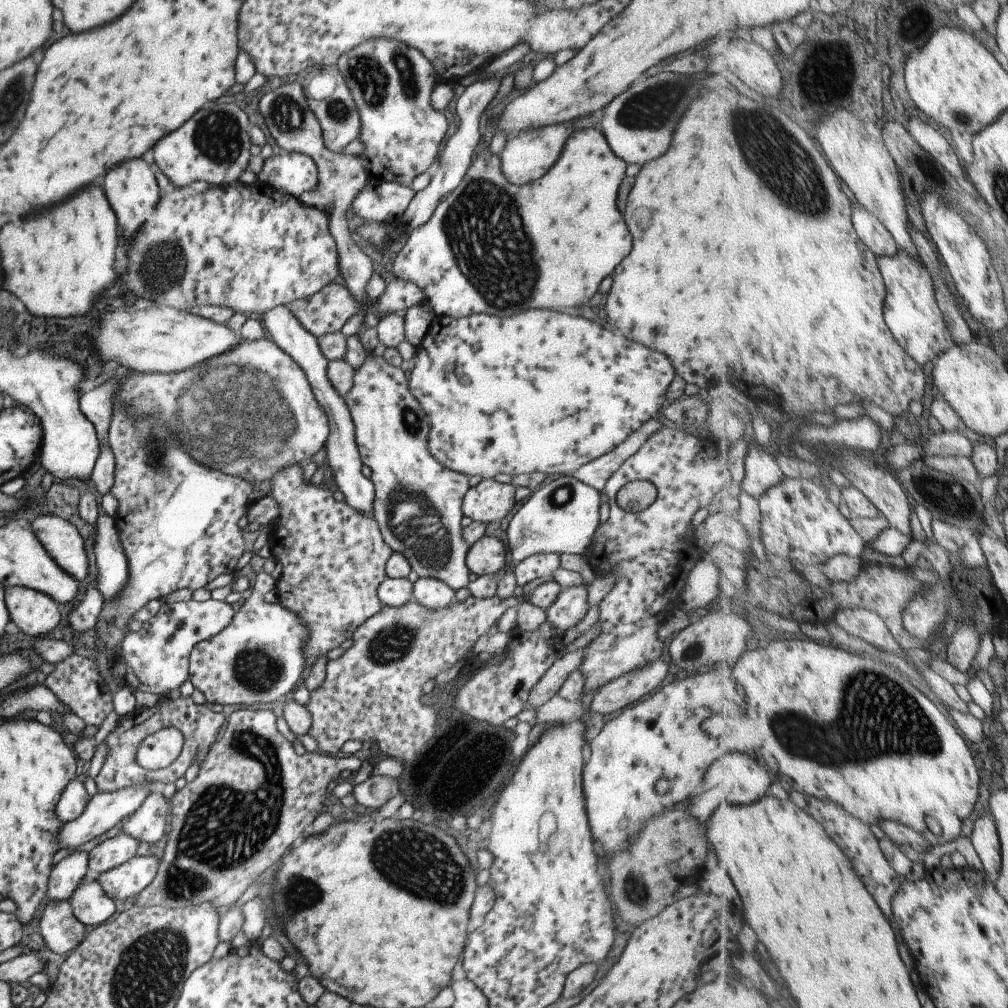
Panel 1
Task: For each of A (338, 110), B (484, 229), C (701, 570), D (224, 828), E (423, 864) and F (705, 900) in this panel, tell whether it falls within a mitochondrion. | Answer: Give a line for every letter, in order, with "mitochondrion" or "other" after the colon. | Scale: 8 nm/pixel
A: mitochondrion
B: mitochondrion
C: other
D: mitochondrion
E: mitochondrion
F: other

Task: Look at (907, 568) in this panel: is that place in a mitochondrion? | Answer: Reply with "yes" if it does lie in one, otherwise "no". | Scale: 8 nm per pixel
no

